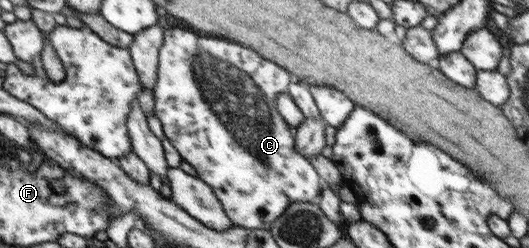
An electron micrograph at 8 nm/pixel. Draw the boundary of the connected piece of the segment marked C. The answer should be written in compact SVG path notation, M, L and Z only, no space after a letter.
M165 26L163 32L162 47L160 47L157 79L155 84L154 115L161 121L166 138L172 143L172 146L178 150L181 158L188 162L197 172L197 177L207 182L214 191L214 194L220 199L226 214L230 217L234 226L244 227L245 229L256 230L269 228L274 224L277 218L280 218L286 209L294 202L311 202L316 196L321 195L322 178L313 167L313 164L295 147L294 128L282 119L278 108L276 108L276 98L280 93L286 93L287 88L294 80L292 75L275 62L269 61L256 54L250 48L244 48L240 44L232 44L228 40L218 40L218 38L200 38L198 34L182 28L168 28Z

